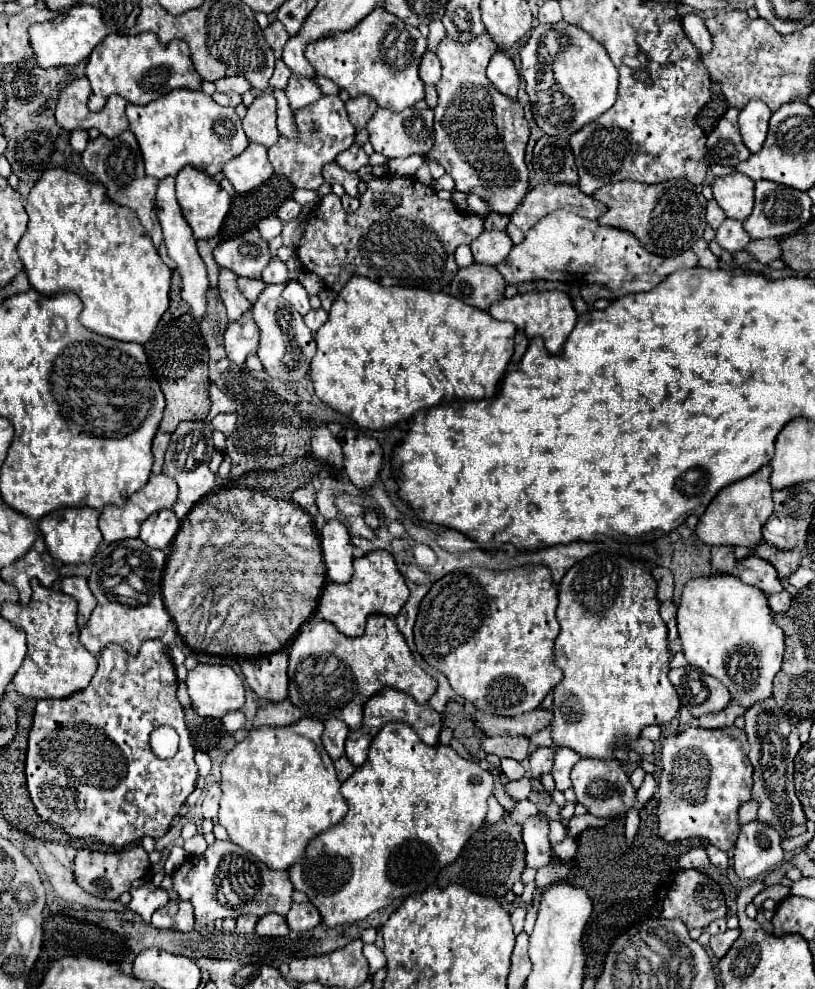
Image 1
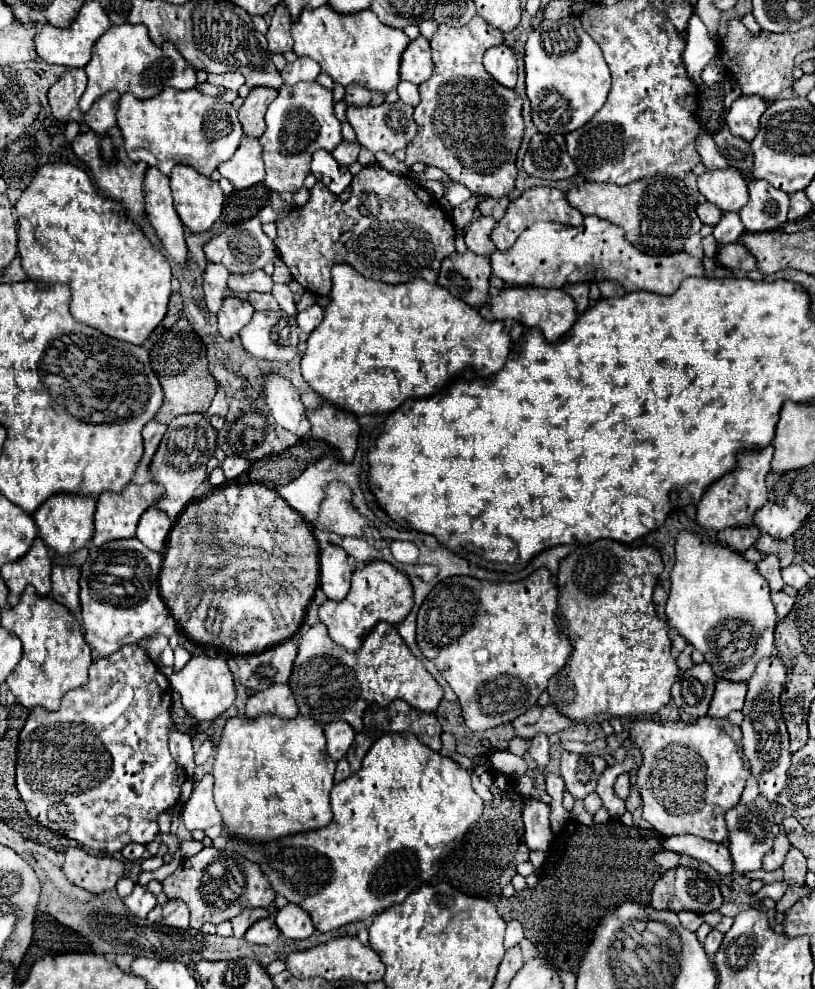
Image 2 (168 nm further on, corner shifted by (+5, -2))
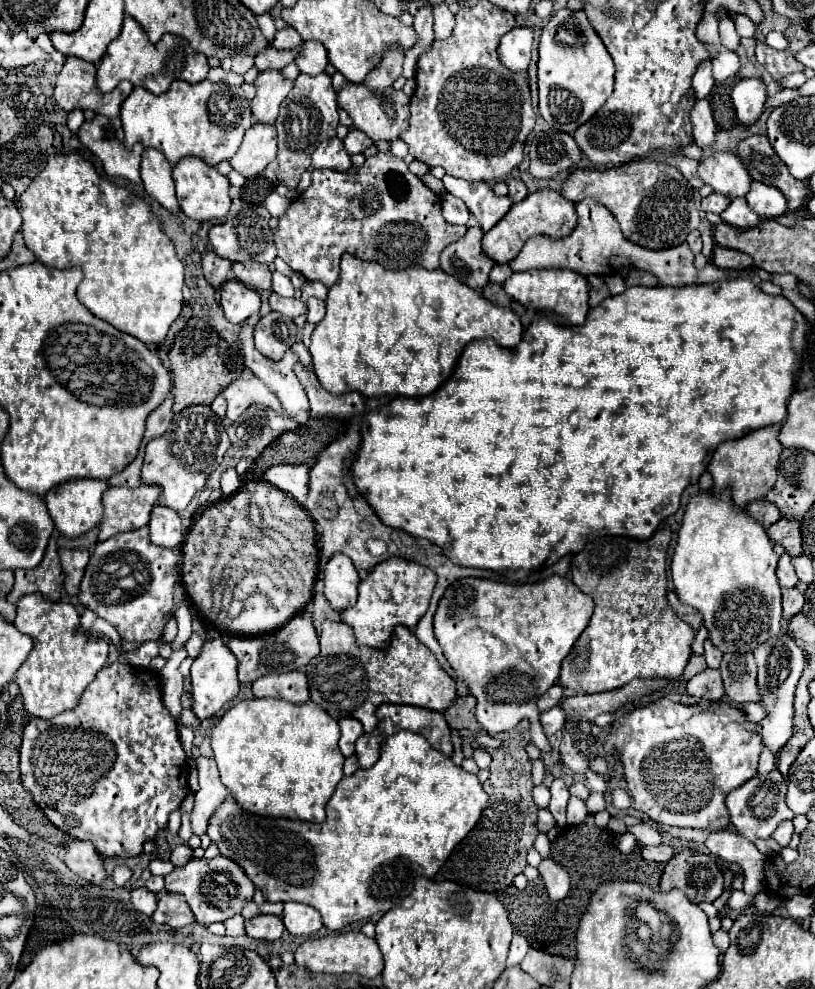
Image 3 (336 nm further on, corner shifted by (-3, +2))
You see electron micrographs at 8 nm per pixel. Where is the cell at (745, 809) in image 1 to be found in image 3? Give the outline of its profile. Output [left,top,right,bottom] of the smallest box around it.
[758,748,776,774]

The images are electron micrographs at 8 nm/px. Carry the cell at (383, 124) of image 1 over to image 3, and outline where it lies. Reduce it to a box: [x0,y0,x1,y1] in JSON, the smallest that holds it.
[336,84,410,142]

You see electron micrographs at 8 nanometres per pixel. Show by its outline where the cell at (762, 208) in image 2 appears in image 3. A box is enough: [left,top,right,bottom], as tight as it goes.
[746,182,786,218]

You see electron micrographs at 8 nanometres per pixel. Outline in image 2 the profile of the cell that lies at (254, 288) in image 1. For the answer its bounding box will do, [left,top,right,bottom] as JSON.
[248,292,280,310]

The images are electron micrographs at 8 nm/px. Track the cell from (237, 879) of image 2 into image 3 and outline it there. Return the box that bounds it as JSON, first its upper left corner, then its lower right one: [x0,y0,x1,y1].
[166,856,256,926]

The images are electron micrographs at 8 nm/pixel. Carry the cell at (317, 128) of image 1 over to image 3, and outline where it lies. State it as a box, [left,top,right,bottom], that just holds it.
[264,74,338,188]

